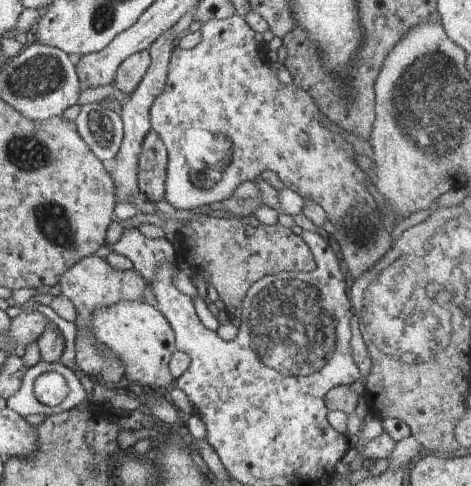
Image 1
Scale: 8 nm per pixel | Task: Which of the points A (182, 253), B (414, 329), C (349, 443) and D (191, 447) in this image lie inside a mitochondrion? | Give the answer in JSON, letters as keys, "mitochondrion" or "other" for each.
{"A":"other","B":"mitochondrion","C":"other","D":"other"}

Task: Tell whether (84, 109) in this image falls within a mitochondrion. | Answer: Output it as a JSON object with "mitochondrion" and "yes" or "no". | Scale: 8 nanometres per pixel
{"mitochondrion":"no"}

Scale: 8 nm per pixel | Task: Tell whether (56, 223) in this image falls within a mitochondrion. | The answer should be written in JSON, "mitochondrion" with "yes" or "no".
{"mitochondrion":"yes"}

